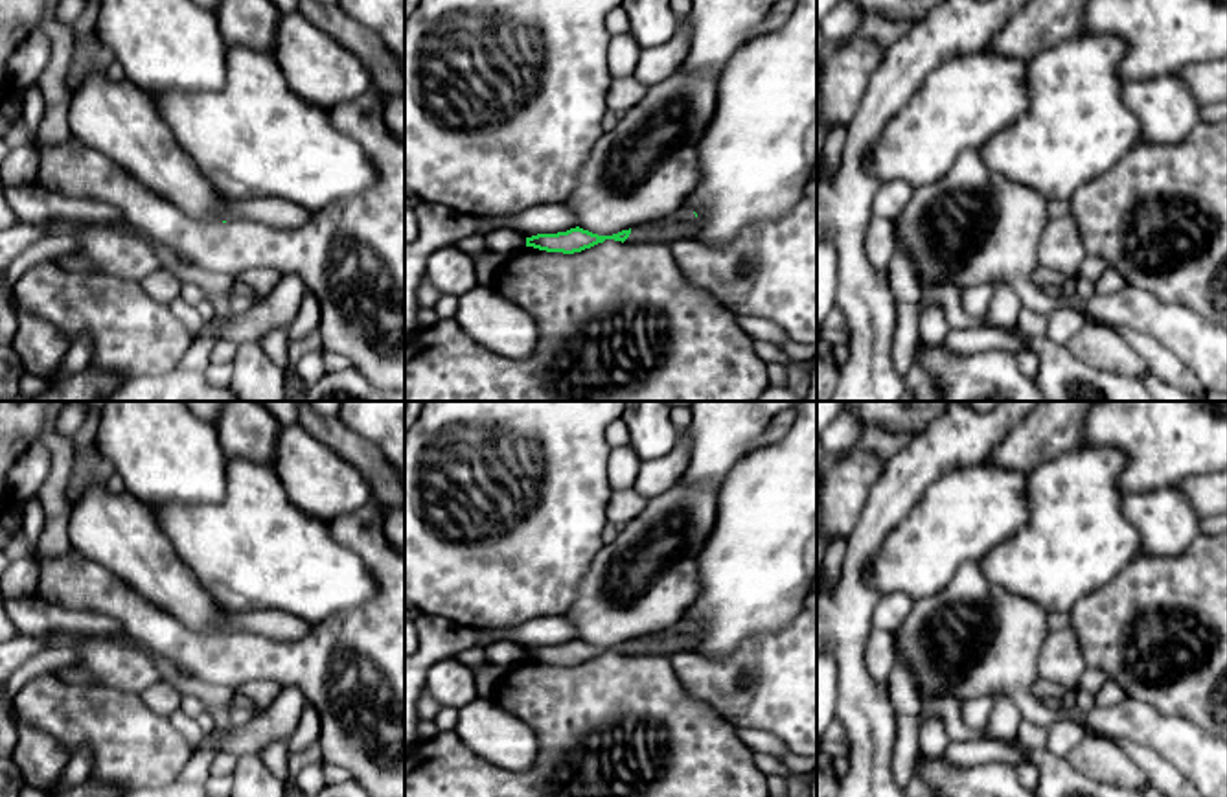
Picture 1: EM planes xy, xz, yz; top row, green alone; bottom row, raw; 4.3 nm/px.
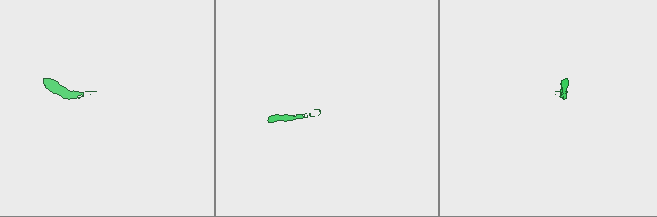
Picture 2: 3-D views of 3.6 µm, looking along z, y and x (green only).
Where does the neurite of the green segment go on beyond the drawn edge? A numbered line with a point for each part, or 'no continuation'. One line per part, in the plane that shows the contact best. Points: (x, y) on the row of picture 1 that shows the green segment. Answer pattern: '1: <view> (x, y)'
1: xz (683, 221)

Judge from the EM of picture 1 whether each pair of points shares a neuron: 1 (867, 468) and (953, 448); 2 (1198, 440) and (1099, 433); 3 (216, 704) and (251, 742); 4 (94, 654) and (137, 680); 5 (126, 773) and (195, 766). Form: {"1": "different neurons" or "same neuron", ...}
{"1": "different neurons", "2": "same neuron", "3": "different neurons", "4": "same neuron", "5": "different neurons"}

